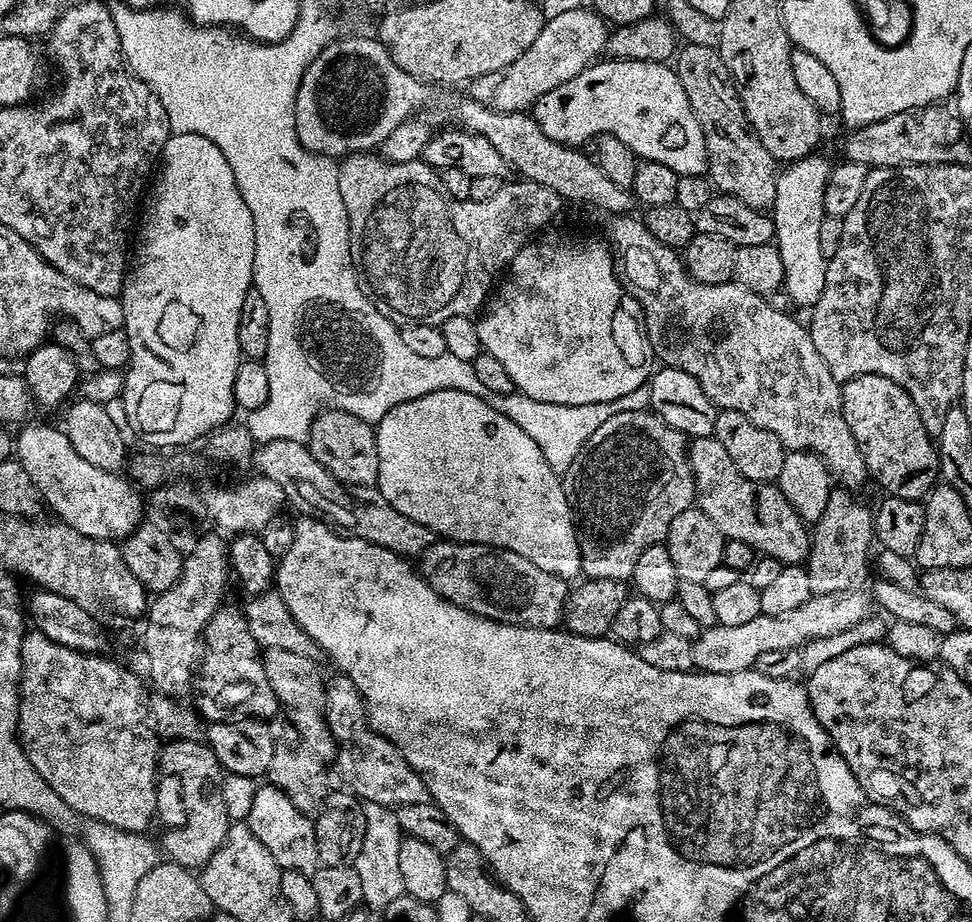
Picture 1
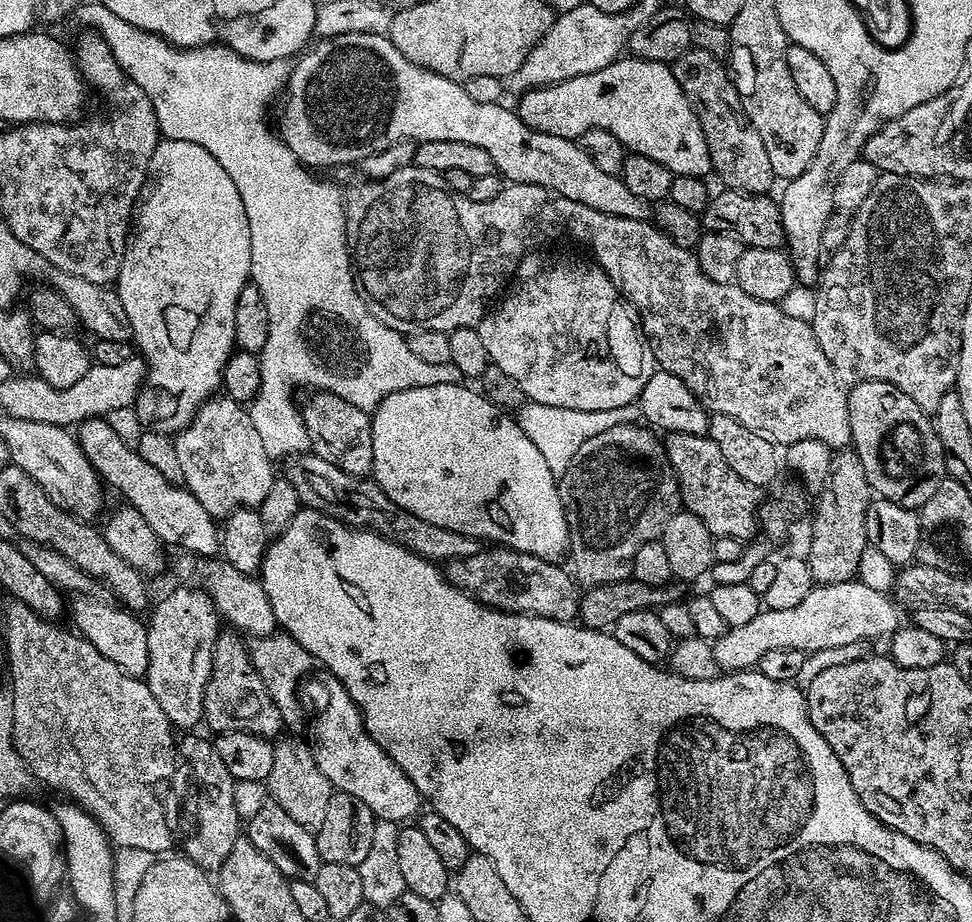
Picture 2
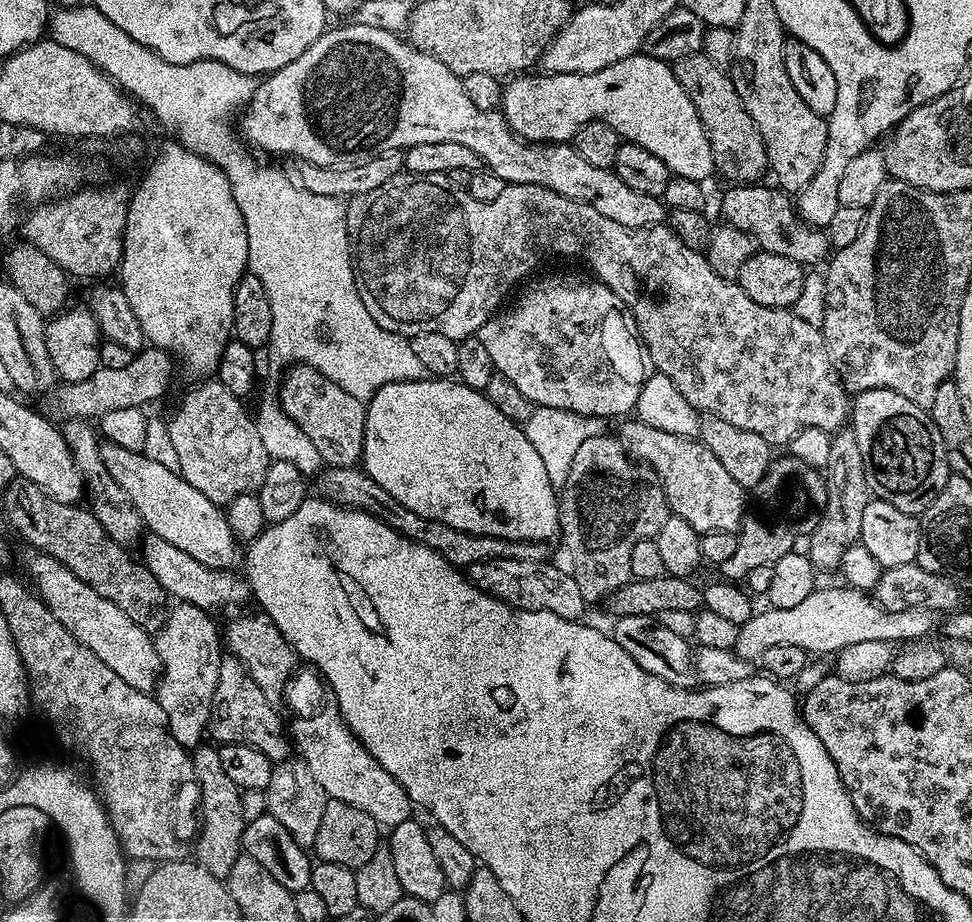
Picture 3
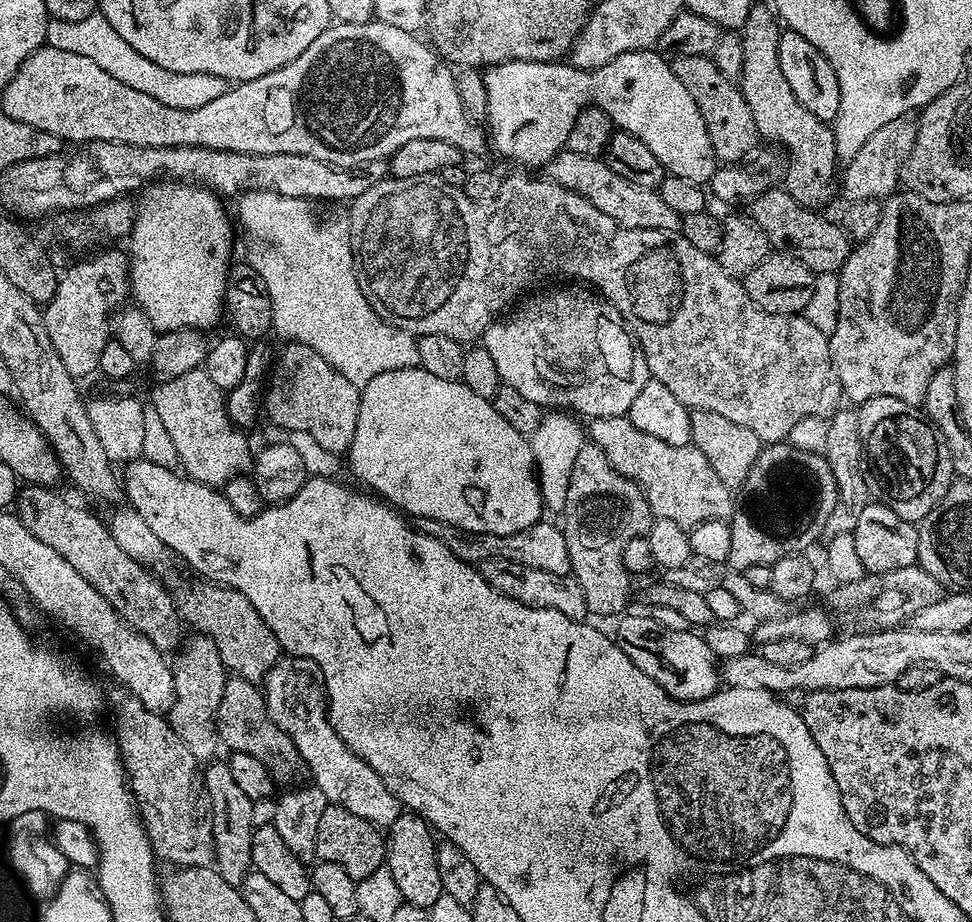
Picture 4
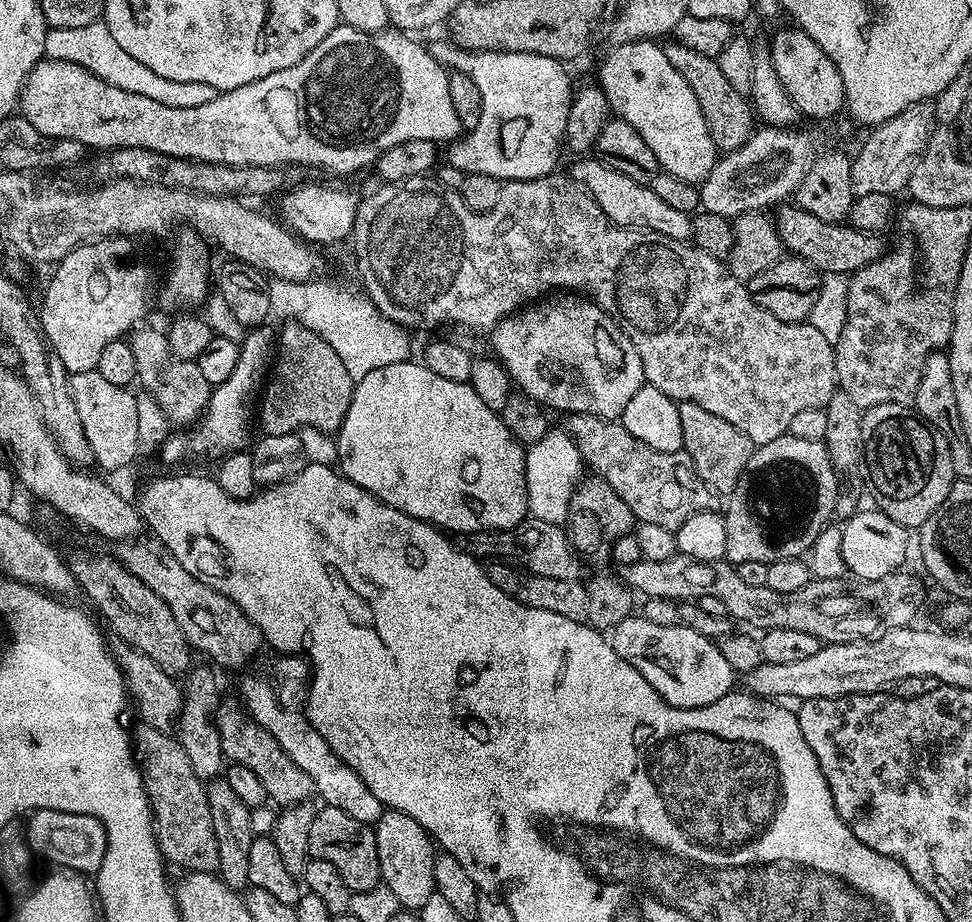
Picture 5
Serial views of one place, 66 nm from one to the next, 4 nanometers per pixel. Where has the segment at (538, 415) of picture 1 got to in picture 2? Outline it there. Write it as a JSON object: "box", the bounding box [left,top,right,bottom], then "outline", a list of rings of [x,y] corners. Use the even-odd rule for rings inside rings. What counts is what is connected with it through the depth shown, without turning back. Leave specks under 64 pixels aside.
{"box":[518,403,641,477],"outline":[[[525,403],[519,409],[518,419],[526,438],[538,446],[542,458],[546,458],[546,466],[550,466],[550,474],[562,477],[570,470],[570,462],[574,454],[582,446],[582,442],[590,442],[602,430],[610,430],[610,426],[630,424],[641,419],[639,403],[627,404],[614,410],[566,410],[562,406],[546,406],[545,404]]]}

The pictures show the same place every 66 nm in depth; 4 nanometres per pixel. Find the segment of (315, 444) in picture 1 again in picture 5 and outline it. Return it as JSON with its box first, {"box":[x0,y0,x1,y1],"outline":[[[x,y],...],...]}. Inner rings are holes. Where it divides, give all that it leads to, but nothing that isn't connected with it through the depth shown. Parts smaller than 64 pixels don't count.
{"box":[258,322,354,435],"outline":[[[288,322],[278,332],[278,351],[274,356],[274,363],[270,369],[270,379],[262,389],[258,401],[258,428],[263,435],[299,433],[300,428],[313,428],[316,432],[335,434],[340,431],[342,422],[346,418],[346,410],[350,410],[350,398],[354,381],[350,370],[342,366],[342,358],[330,350],[314,330],[306,330],[306,326],[295,322]]]}

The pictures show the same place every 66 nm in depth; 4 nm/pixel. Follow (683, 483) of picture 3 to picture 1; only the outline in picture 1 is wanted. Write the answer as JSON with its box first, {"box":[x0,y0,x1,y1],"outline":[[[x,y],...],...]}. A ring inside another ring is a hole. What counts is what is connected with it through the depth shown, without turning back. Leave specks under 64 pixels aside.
{"box":[688,435,810,565],"outline":[[[715,435],[698,436],[689,443],[688,446],[688,461],[692,467],[694,474],[694,486],[696,487],[696,502],[695,507],[702,510],[702,514],[706,514],[706,518],[710,518],[710,522],[714,522],[714,526],[718,526],[718,530],[724,535],[725,540],[737,540],[738,542],[746,542],[746,546],[752,549],[761,556],[769,556],[770,558],[778,558],[780,564],[798,564],[803,565],[808,558],[808,545],[810,543],[810,528],[801,520],[800,515],[790,506],[790,502],[786,502],[786,498],[779,490],[775,483],[759,484],[750,478],[746,478],[742,474],[742,470],[738,470],[738,466],[734,466],[734,462],[730,459],[730,454],[726,454],[726,449],[722,447],[722,442],[716,440]]]}

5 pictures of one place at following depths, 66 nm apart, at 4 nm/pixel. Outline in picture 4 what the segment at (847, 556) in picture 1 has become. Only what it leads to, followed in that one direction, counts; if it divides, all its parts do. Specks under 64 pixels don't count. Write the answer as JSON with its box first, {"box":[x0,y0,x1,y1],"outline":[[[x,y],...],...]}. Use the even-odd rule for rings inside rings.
{"box":[823,406,870,534],"outline":[[[844,406],[827,417],[826,446],[823,450],[825,462],[830,466],[836,483],[836,501],[834,510],[830,510],[830,518],[826,518],[824,532],[835,534],[837,532],[850,532],[858,526],[858,514],[866,510],[870,503],[870,480],[860,467],[865,467],[864,447],[860,437],[860,414],[851,407]]]}

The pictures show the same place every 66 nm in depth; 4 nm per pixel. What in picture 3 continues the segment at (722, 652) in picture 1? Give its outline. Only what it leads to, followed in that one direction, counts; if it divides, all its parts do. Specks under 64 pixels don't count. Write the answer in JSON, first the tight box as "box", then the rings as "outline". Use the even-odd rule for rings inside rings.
{"box":[734,586,938,661],"outline":[[[839,586],[817,587],[798,606],[789,608],[765,607],[765,612],[753,611],[751,618],[740,625],[734,651],[747,660],[759,661],[760,655],[773,646],[802,646],[810,654],[832,652],[839,654],[854,642],[920,642],[932,627],[938,624],[937,613],[926,606],[887,612],[867,591]]]}

